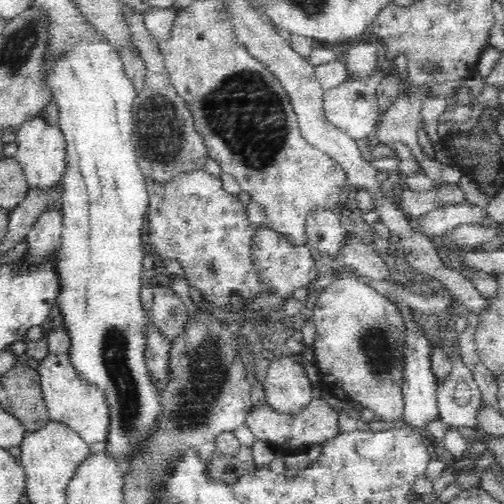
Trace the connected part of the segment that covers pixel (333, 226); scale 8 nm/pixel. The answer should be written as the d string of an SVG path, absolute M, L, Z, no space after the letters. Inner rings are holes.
M332 208L308 212L306 229L308 232L307 240L316 243L320 252L328 252L332 258L335 258L341 236L347 231L340 224L340 215Z

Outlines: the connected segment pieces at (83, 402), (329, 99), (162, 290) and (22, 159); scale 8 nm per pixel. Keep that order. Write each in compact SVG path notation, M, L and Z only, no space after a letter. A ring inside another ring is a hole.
M49 352L39 361L37 371L41 376L43 399L45 400L50 418L64 422L67 426L76 430L80 437L89 444L107 440L111 426L108 393L106 393L104 387L92 383L90 379L84 377L76 369L76 365L72 361L72 355L69 352Z
M372 72L372 76L366 78L351 78L345 84L332 88L323 94L323 107L325 115L354 140L360 138L371 138L376 131L374 126L378 122L378 94L376 89L384 77L384 73Z
M166 284L152 286L152 306L148 315L170 342L180 332L188 316L182 298Z
M42 112L34 113L23 120L14 130L17 149L16 160L22 165L28 186L51 185L62 173L67 165L67 142L60 128L59 119L48 119Z

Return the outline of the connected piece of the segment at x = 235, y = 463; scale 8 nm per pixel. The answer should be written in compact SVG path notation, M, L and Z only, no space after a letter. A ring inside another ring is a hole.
M240 444L236 454L227 454L226 452L216 450L212 460L206 463L203 477L210 482L219 480L229 490L234 491L236 482L240 478L256 470L257 467L253 460L251 446Z

